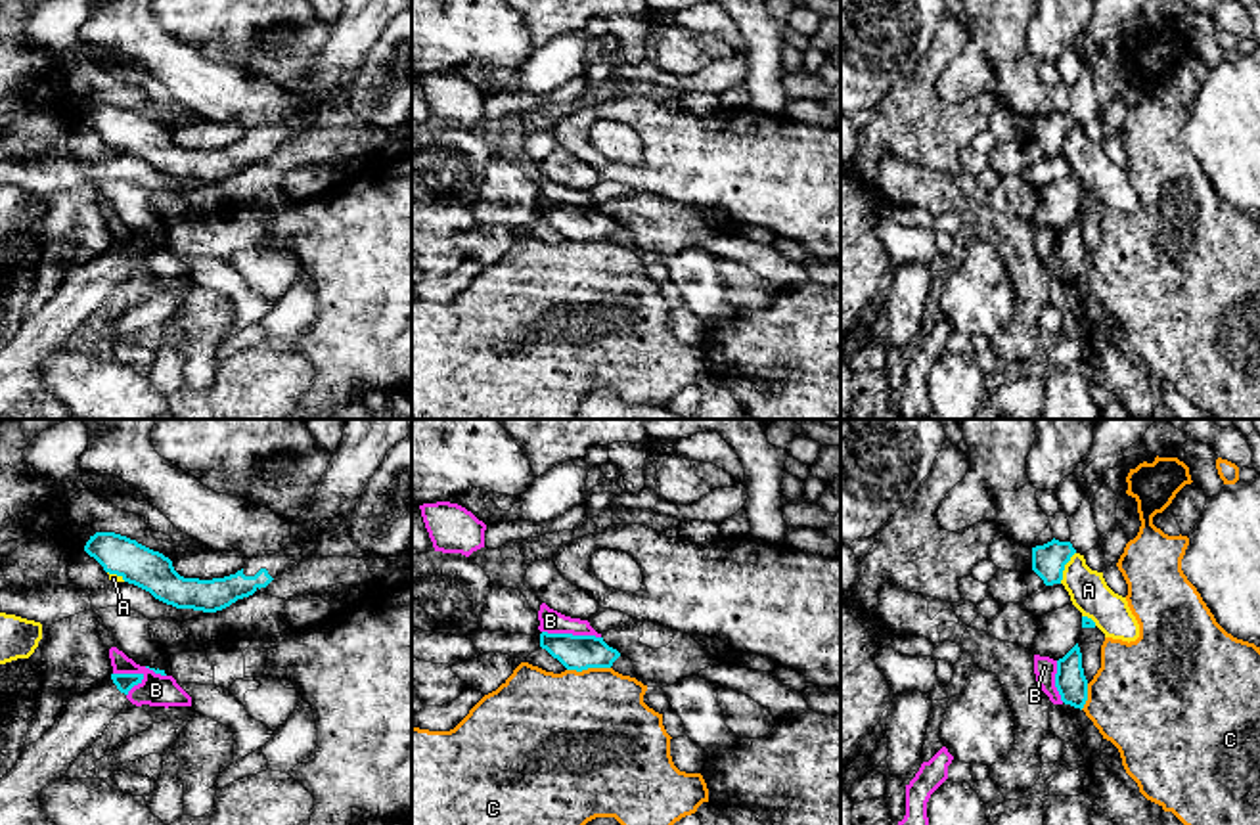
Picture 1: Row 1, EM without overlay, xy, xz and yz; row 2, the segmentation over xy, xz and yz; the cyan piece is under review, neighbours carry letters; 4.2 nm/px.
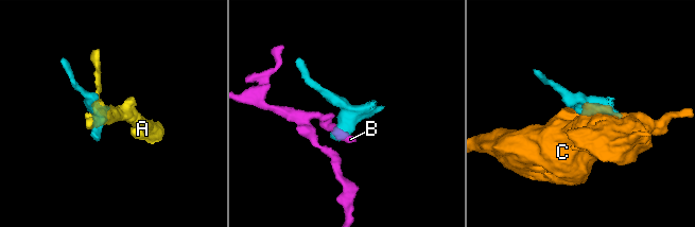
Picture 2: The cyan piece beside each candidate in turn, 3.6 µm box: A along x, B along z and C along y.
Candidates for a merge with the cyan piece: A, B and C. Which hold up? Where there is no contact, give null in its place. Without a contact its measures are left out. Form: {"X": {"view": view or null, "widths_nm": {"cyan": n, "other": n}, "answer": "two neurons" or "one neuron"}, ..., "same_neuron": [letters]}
{"A": {"view": "yz", "widths_nm": {"cyan": 140, "other": 160}, "answer": "two neurons"}, "B": {"view": "xz", "widths_nm": {"cyan": 150, "other": 100}, "answer": "two neurons"}, "C": {"view": "xz", "widths_nm": {"cyan": 150, "other": 480}, "answer": "two neurons"}, "same_neuron": []}

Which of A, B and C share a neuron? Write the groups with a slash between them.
A / B / C

